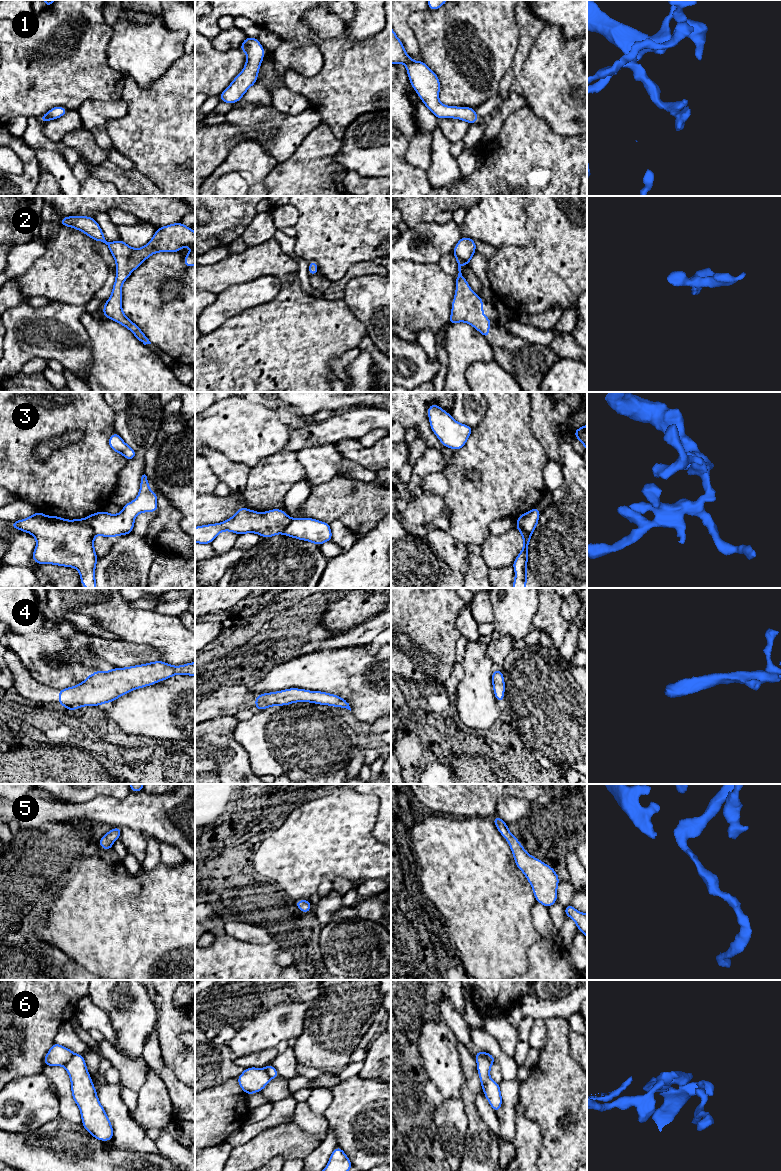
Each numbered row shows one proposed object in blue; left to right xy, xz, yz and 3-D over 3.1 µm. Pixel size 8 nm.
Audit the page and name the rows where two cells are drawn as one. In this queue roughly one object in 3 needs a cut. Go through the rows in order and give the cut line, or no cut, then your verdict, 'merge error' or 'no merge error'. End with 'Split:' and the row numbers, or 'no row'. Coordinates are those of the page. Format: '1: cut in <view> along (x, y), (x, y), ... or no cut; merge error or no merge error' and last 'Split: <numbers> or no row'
1: no cut; no merge error
2: no cut; no merge error
3: cut in xy along (84, 519), (95, 534); merge error
4: no cut; no merge error
5: no cut; no merge error
6: cut in xy along (73, 1053), (73, 1056), (65, 1066); merge error
Split: 3, 6

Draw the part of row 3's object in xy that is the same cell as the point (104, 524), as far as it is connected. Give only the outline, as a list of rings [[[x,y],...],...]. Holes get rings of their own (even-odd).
[[[144,474],[141,477],[140,491],[134,501],[127,503],[119,514],[111,515],[106,511],[97,512],[88,515],[85,520],[91,525],[95,535],[104,537],[116,537],[119,535],[128,535],[134,528],[135,517],[141,512],[157,512],[157,497],[158,494],[154,493],[149,488],[147,476]]]

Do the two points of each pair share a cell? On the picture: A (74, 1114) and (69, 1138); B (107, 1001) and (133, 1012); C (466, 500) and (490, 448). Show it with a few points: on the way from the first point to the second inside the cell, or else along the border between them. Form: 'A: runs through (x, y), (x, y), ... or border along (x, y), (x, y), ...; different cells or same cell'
A: border along (59, 1114), (68, 1121), (81, 1123); different cells
B: runs through (113, 1001), (122, 1001), (127, 1006); same cell
C: runs through (481, 492), (490, 483), (490, 463); same cell

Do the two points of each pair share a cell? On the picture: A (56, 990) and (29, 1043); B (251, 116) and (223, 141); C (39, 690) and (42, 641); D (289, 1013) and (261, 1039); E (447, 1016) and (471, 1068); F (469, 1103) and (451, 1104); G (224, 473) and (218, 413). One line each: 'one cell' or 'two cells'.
A: one cell
B: two cells
C: two cells
D: one cell
E: two cells
F: two cells
G: two cells

